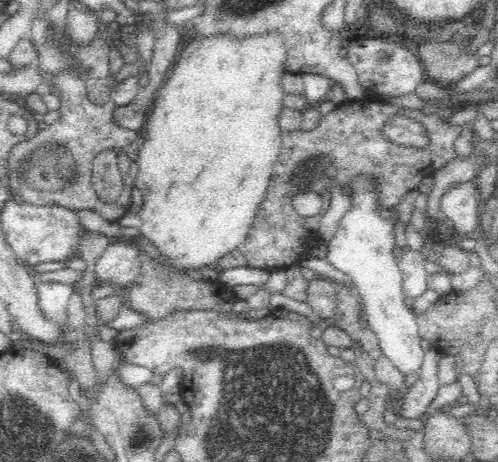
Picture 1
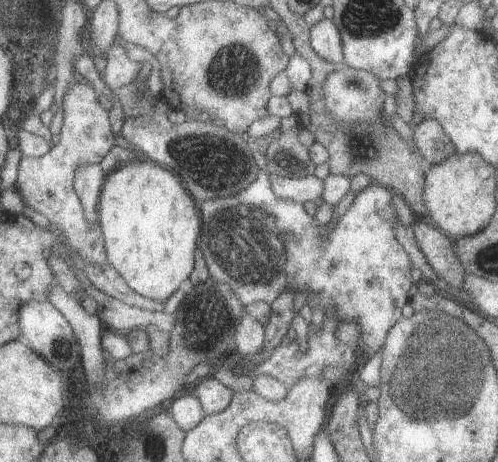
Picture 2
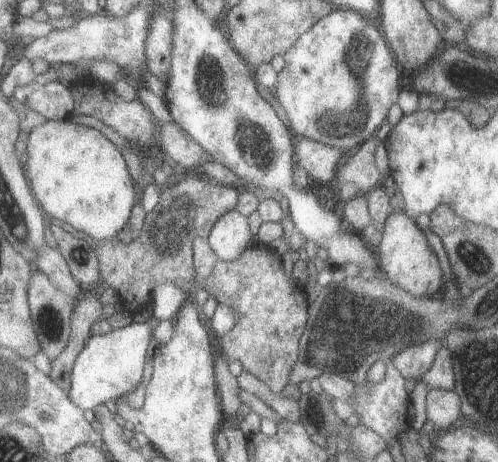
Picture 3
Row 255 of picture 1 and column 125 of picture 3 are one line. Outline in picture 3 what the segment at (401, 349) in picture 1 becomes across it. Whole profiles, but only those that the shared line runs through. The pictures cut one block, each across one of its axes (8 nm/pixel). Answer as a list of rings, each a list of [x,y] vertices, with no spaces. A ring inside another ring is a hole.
[[[129,324],[127,328],[115,330],[105,336],[93,336],[87,342],[87,348],[79,354],[73,372],[73,388],[71,398],[83,410],[97,410],[99,406],[113,406],[113,400],[123,400],[145,380],[147,372],[147,350],[151,344],[151,328],[149,324]]]

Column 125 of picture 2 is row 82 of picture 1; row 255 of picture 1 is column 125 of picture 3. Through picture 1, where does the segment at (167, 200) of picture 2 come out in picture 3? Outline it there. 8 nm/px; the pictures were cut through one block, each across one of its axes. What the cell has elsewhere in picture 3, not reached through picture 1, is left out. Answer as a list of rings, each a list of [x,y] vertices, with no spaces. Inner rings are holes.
[[[73,118],[47,122],[33,130],[25,166],[37,198],[51,218],[67,222],[97,240],[115,240],[133,220],[139,188],[129,174],[121,148],[99,130],[81,126]]]

